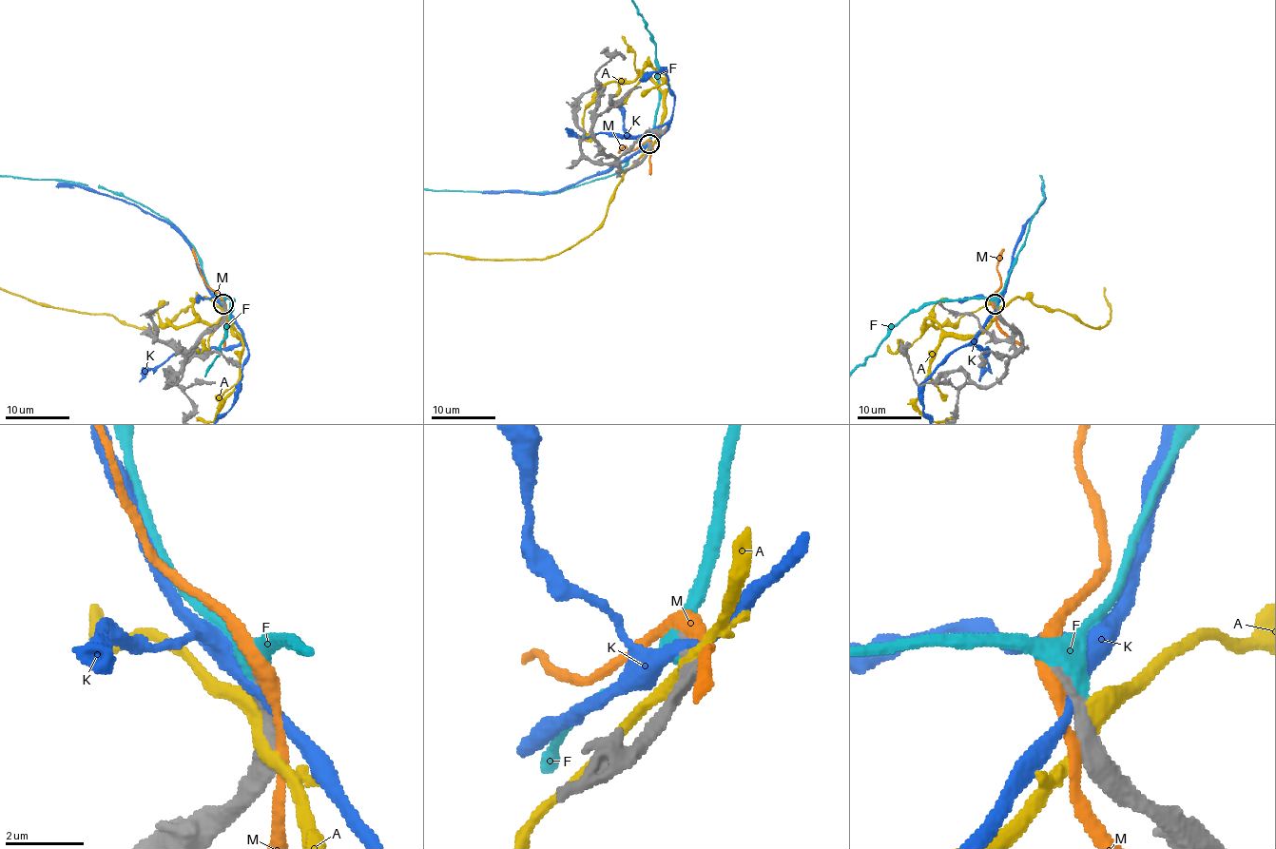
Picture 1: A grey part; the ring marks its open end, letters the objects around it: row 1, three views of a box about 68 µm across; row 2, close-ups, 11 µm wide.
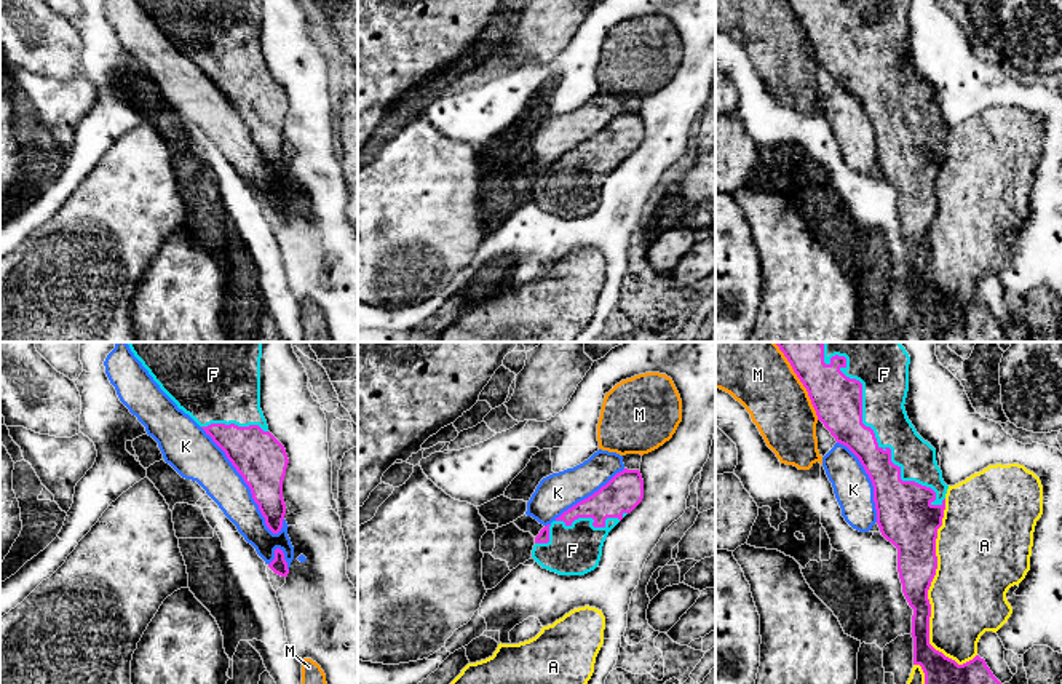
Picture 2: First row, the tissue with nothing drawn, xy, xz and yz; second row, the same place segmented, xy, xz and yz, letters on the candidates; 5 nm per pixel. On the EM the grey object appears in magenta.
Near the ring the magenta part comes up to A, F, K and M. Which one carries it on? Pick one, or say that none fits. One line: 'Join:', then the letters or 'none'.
Join: F

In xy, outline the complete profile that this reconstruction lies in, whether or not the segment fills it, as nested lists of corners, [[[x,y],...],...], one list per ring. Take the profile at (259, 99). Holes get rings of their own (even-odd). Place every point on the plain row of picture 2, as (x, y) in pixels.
[[[137,0],[160,30],[188,56],[249,128],[267,169],[278,176],[286,145],[283,123],[289,105],[284,88],[268,74],[260,51],[260,0]]]

